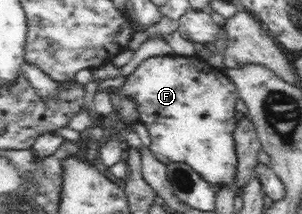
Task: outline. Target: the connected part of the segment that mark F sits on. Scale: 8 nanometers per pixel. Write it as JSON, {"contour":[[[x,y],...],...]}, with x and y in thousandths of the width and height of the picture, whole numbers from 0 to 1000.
{"contour":[[[556,257],[556,262],[507,262],[487,271],[474,290],[460,294],[460,308],[414,360],[414,388],[404,411],[394,416],[397,444],[421,444],[421,458],[434,458],[440,481],[450,486],[457,509],[460,565],[483,589],[493,645],[497,696],[507,706],[513,738],[540,766],[573,766],[579,757],[599,757],[623,766],[646,804],[659,813],[659,827],[672,832],[685,860],[712,869],[712,883],[778,879],[781,850],[781,766],[788,762],[778,659],[775,659],[775,598],[785,589],[788,565],[778,561],[778,495],[785,463],[795,458],[795,439],[785,411],[772,397],[772,383],[745,360],[745,346],[732,346],[725,327],[705,304],[692,304],[679,280],[659,262],[596,262],[596,257]]]}

